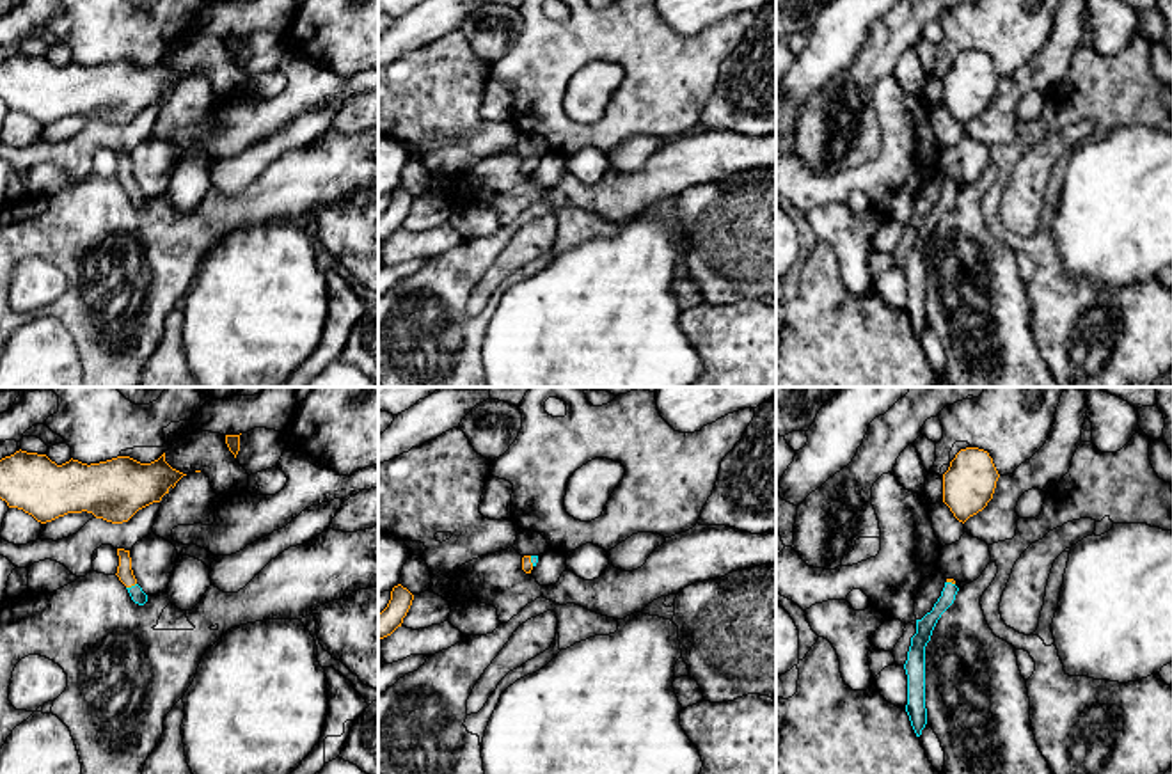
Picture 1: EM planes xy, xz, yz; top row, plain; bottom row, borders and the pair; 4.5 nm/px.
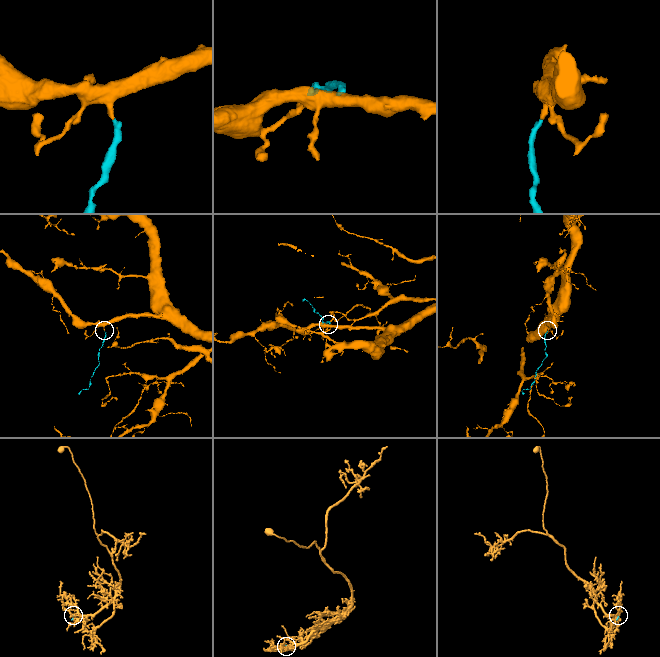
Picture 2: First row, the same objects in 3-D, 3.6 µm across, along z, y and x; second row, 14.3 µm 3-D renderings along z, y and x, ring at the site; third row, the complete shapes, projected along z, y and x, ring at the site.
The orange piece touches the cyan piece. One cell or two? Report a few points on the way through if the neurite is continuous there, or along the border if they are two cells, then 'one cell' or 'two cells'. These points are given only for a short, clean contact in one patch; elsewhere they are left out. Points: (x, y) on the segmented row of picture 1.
across xy (125, 572), (130, 586), (135, 592) | one cell

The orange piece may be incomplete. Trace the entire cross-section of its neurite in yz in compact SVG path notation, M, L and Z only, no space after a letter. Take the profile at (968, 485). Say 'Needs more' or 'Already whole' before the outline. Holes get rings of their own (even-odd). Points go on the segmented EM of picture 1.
Already whole. M961 449L943 474L943 502L964 524L993 499L998 478L1000 474L987 451Z

